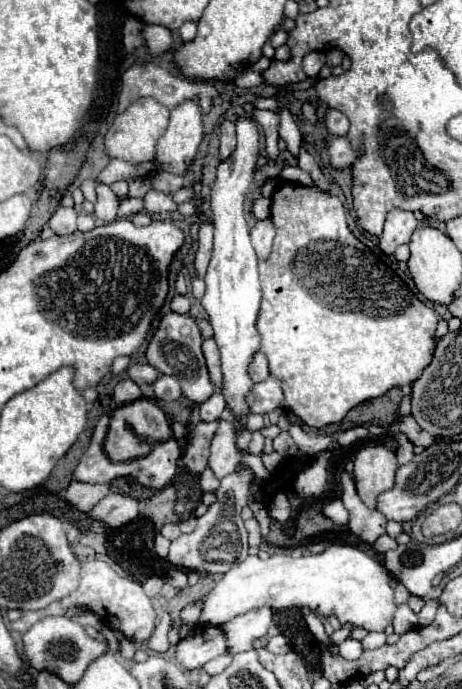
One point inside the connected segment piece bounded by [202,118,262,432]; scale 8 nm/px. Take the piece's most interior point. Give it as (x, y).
(232, 300)

